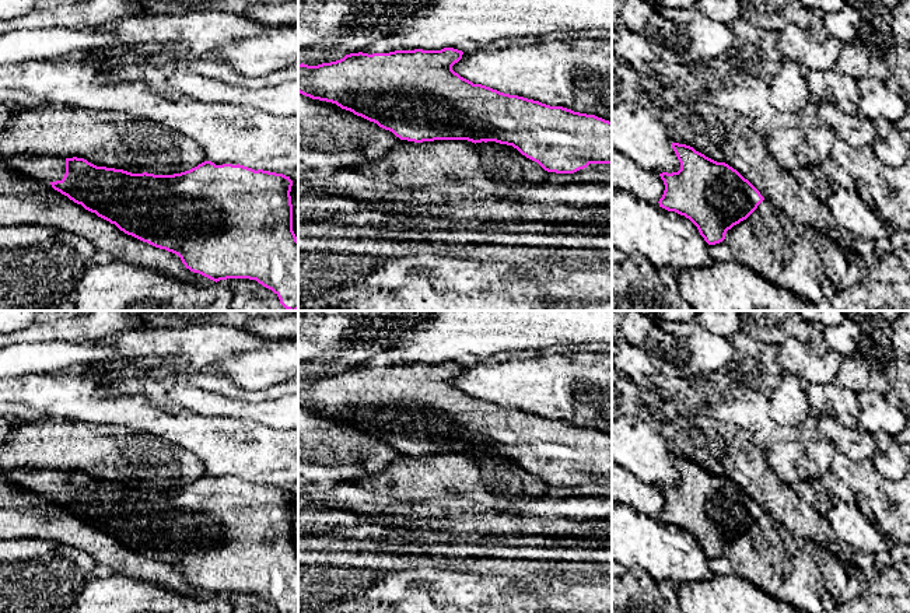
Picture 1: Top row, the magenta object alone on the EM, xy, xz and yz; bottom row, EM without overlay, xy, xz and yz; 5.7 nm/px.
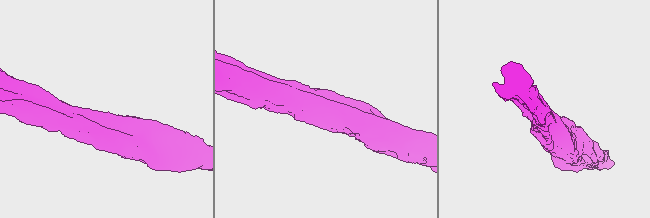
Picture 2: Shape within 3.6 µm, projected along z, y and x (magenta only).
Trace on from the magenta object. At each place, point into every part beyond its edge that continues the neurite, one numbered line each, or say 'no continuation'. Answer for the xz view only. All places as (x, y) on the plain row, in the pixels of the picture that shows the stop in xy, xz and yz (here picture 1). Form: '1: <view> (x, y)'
no continuation

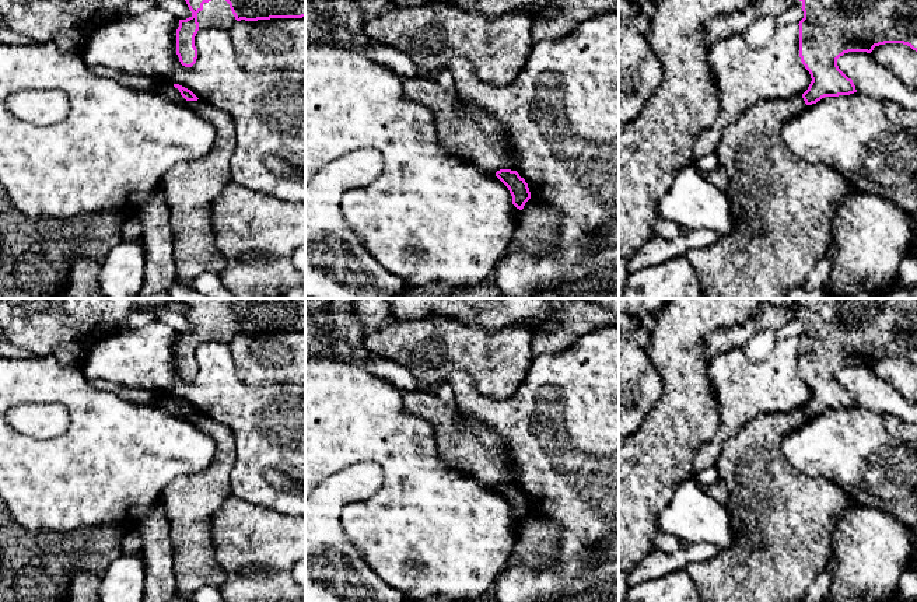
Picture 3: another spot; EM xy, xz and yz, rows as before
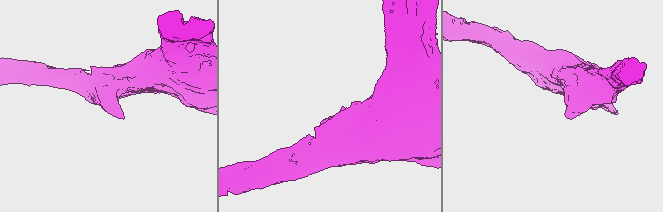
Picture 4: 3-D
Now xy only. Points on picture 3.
1: xy (216, 326)

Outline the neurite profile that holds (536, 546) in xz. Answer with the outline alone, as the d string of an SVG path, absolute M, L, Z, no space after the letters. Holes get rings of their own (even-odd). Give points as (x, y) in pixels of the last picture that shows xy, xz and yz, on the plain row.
M531 511L521 524L512 560L508 564L522 564L542 570L557 557L560 529L557 524Z

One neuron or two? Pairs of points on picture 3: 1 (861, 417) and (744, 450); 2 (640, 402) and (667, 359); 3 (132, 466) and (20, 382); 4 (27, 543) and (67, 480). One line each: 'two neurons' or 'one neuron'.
1: two neurons
2: two neurons
3: one neuron
4: two neurons

